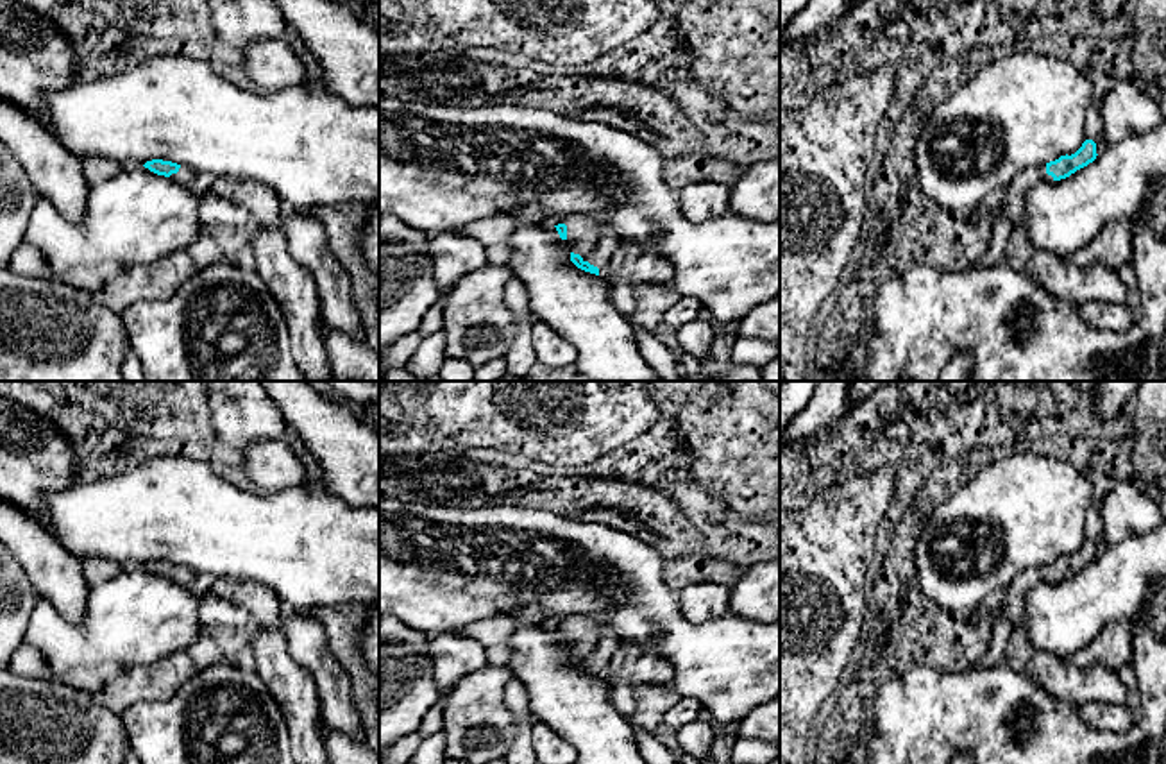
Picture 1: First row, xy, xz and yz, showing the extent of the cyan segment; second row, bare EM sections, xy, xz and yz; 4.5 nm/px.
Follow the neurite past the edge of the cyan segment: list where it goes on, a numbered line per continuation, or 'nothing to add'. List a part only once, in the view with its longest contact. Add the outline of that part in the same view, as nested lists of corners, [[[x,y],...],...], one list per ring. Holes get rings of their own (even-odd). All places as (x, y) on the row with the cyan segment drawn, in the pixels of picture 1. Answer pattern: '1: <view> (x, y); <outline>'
1: xz (589, 237); [[[570,216],[562,224],[567,225],[570,252],[579,254],[583,261],[597,267],[599,274],[604,276],[615,250],[610,229],[597,216]]]

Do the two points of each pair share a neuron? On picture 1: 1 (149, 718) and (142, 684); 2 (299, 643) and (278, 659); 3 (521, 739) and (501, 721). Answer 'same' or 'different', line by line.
1: different
2: different
3: different

